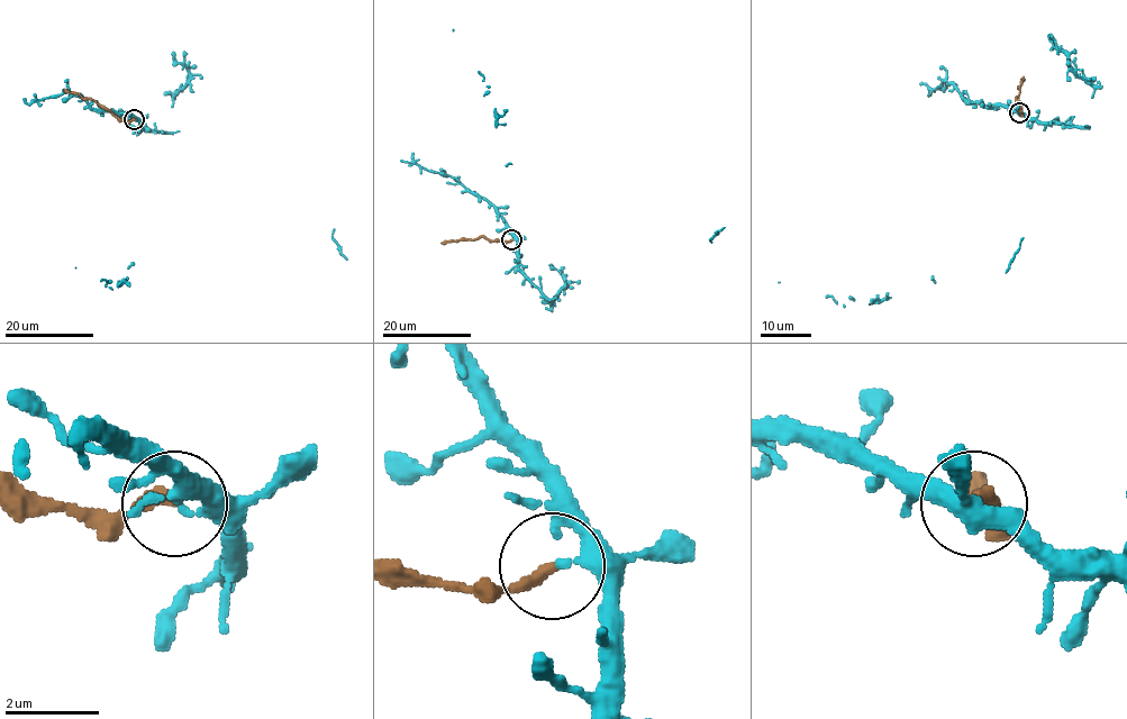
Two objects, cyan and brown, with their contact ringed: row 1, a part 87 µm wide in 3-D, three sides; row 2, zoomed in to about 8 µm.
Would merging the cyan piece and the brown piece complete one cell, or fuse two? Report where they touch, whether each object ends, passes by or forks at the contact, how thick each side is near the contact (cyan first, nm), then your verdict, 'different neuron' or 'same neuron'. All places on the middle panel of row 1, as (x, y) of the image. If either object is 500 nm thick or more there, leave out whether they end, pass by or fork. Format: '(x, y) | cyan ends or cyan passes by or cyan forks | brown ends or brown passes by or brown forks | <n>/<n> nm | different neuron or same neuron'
(511, 239) | cyan ends | brown ends | 280/300 nm | different neuron

